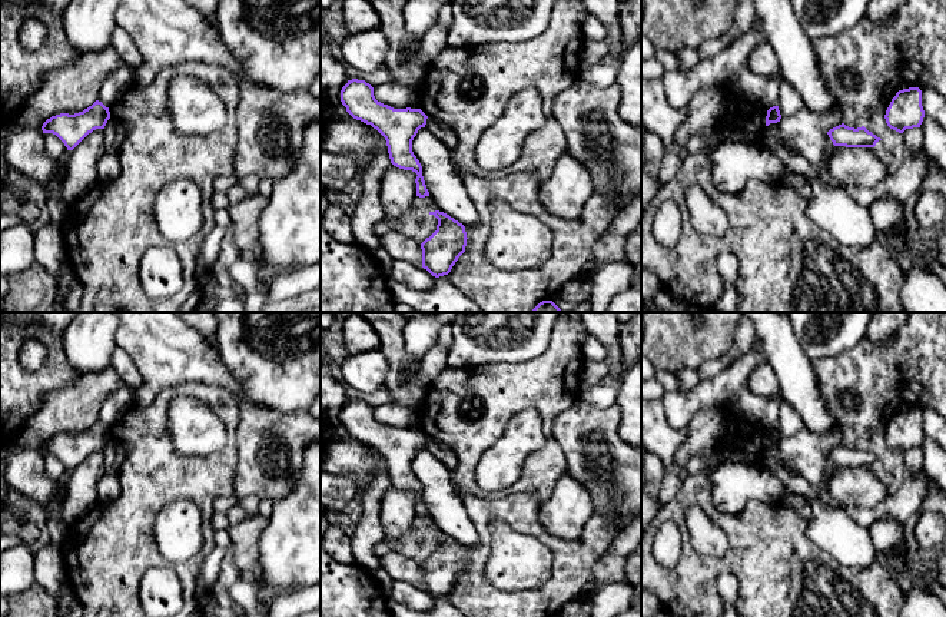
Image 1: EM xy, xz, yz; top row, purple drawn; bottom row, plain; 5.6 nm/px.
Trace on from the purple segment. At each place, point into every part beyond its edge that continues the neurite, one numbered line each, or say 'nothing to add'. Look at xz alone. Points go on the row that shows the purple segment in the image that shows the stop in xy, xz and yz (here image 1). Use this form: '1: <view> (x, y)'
nothing to add

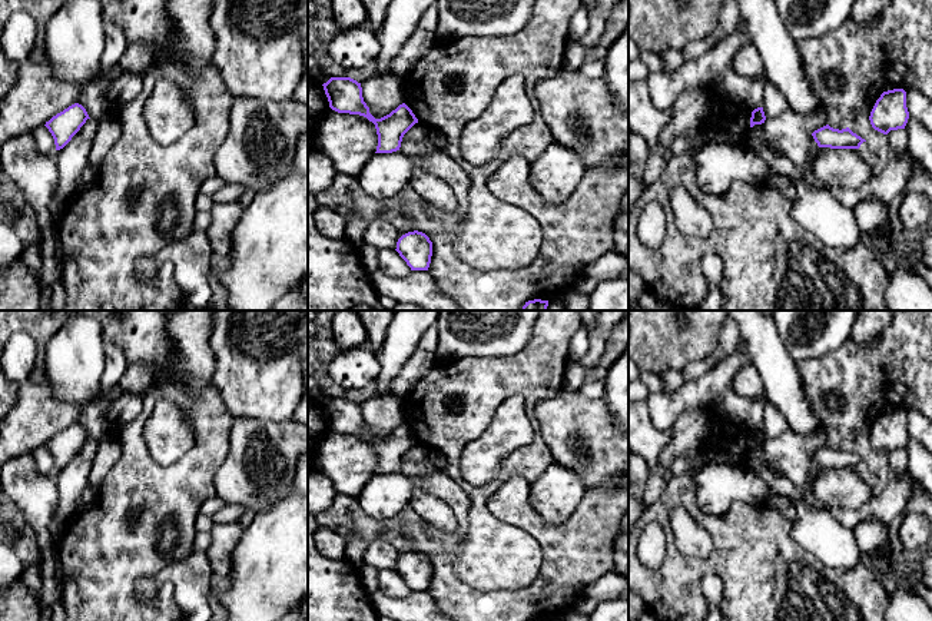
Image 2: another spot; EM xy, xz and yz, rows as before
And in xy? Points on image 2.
nothing to add

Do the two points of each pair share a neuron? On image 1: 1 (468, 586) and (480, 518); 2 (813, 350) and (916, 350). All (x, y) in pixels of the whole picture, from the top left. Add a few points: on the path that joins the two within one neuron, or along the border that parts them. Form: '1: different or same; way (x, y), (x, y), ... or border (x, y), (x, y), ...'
1: same; way (474, 569), (477, 556), (484, 546), (484, 536)
2: different; border (866, 337), (839, 354), (819, 357), (813, 361)

